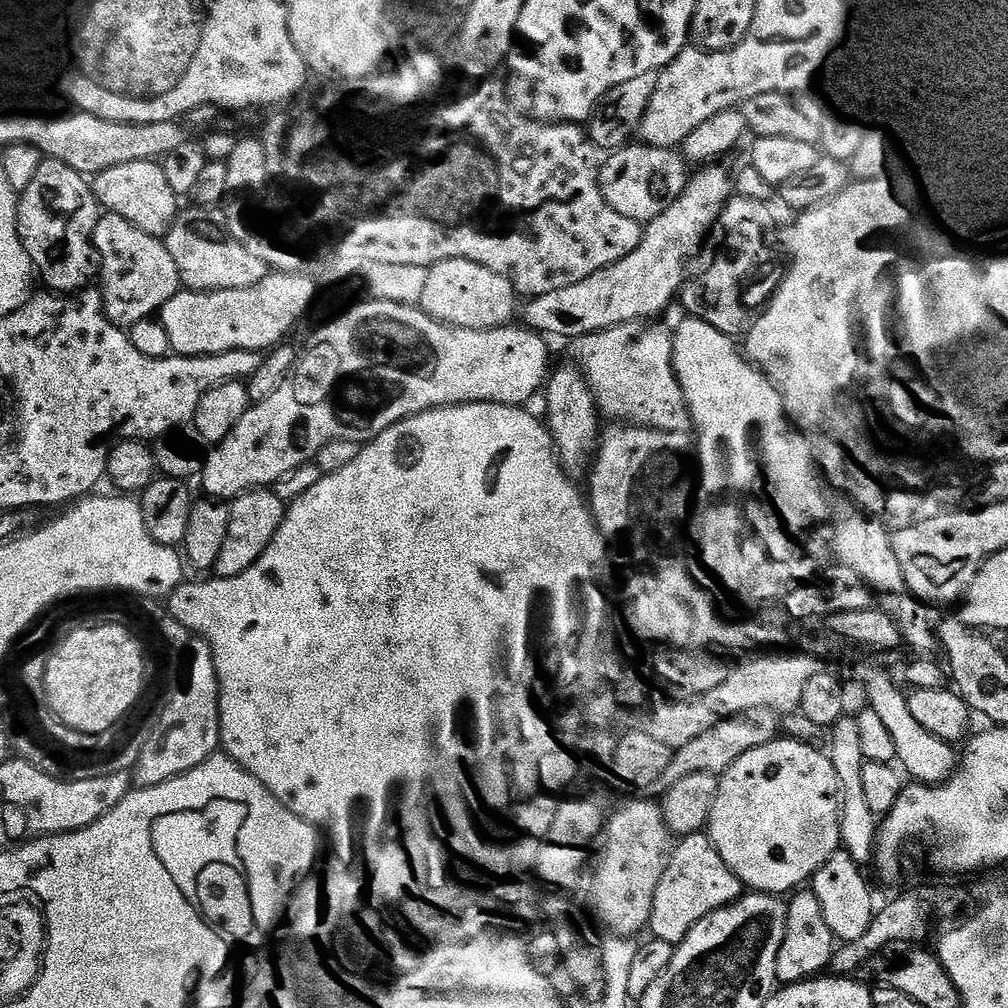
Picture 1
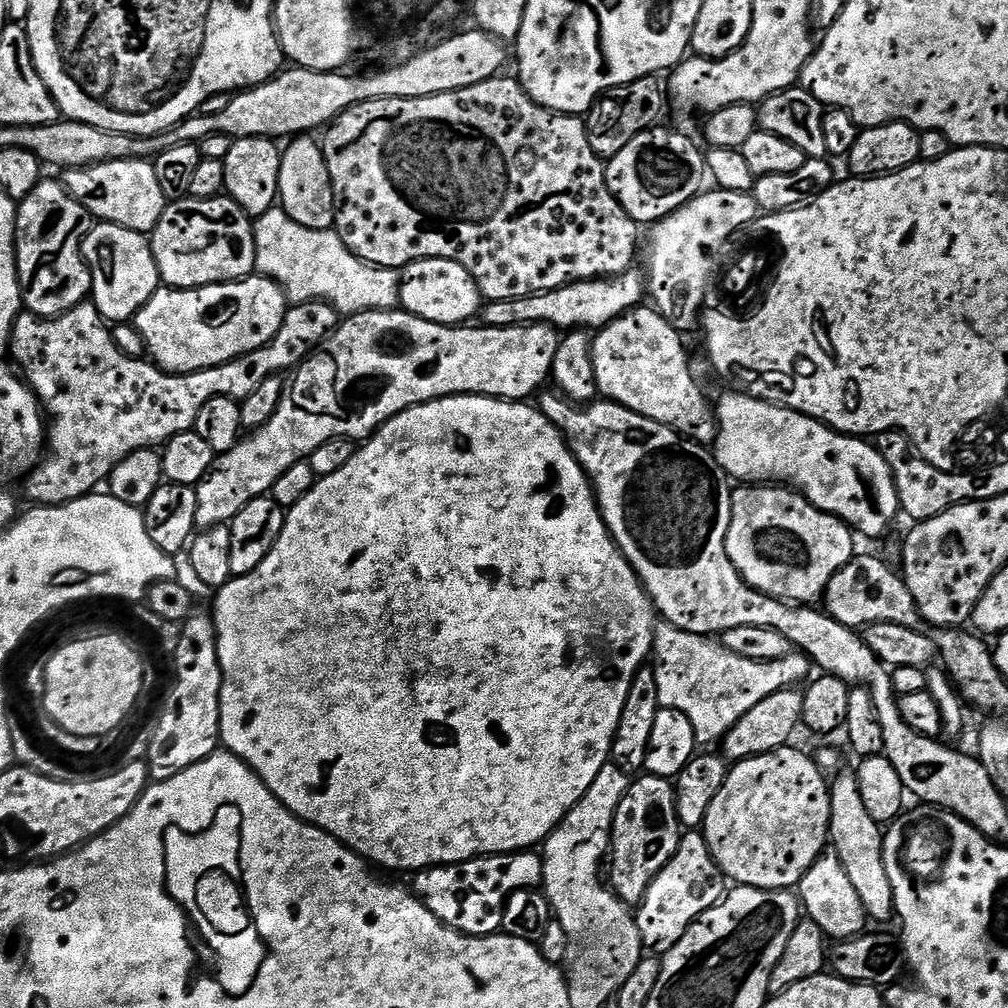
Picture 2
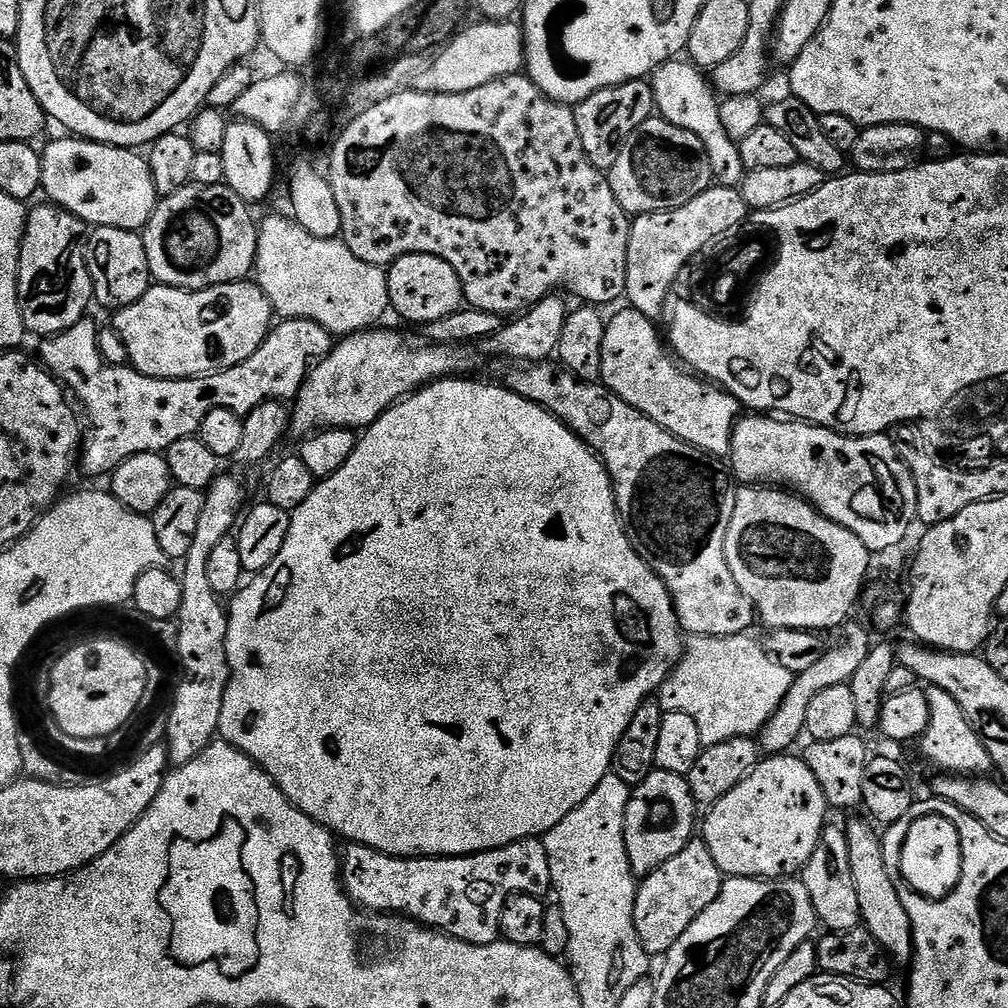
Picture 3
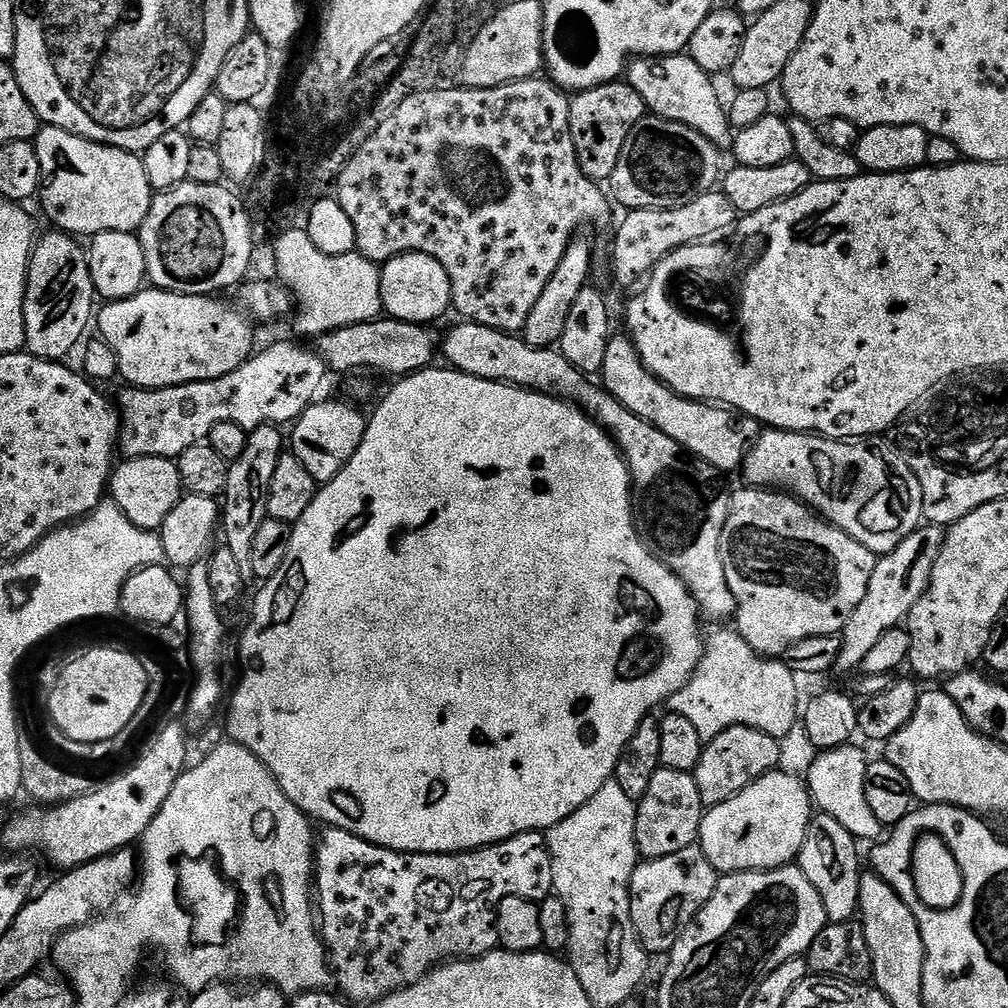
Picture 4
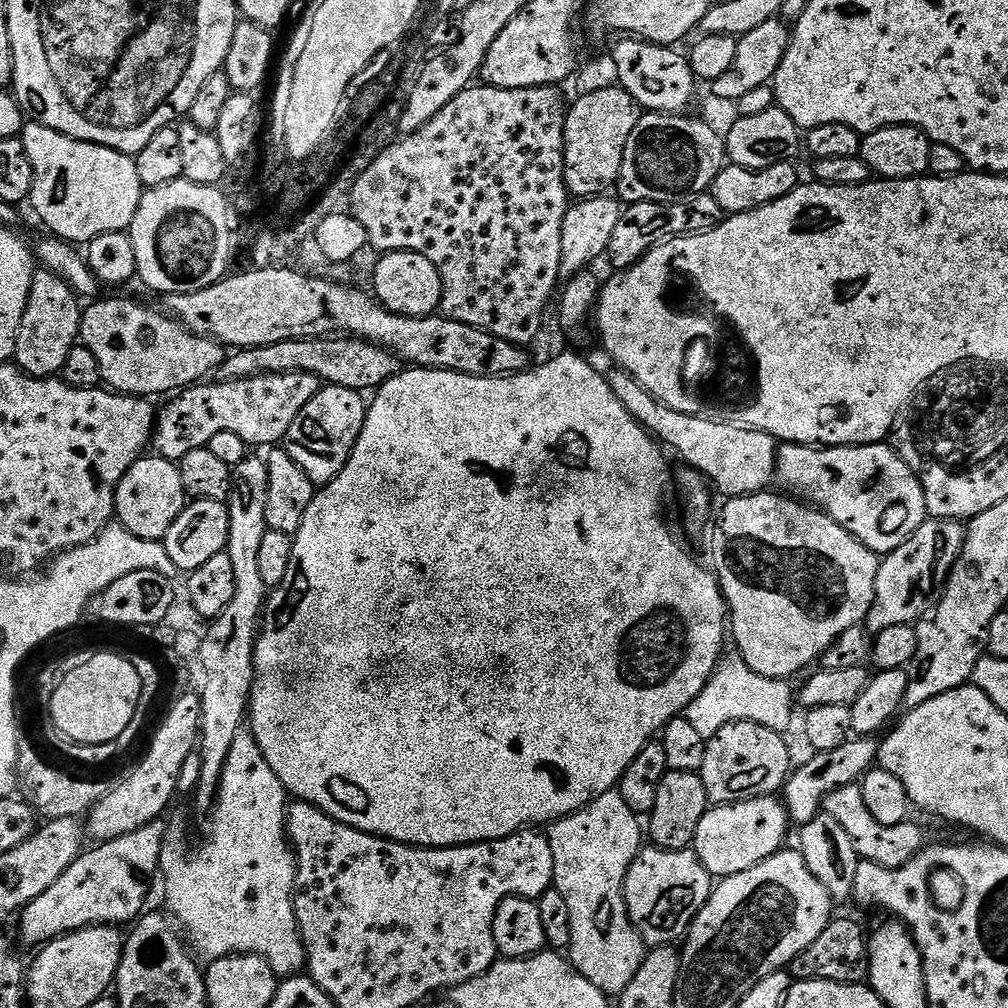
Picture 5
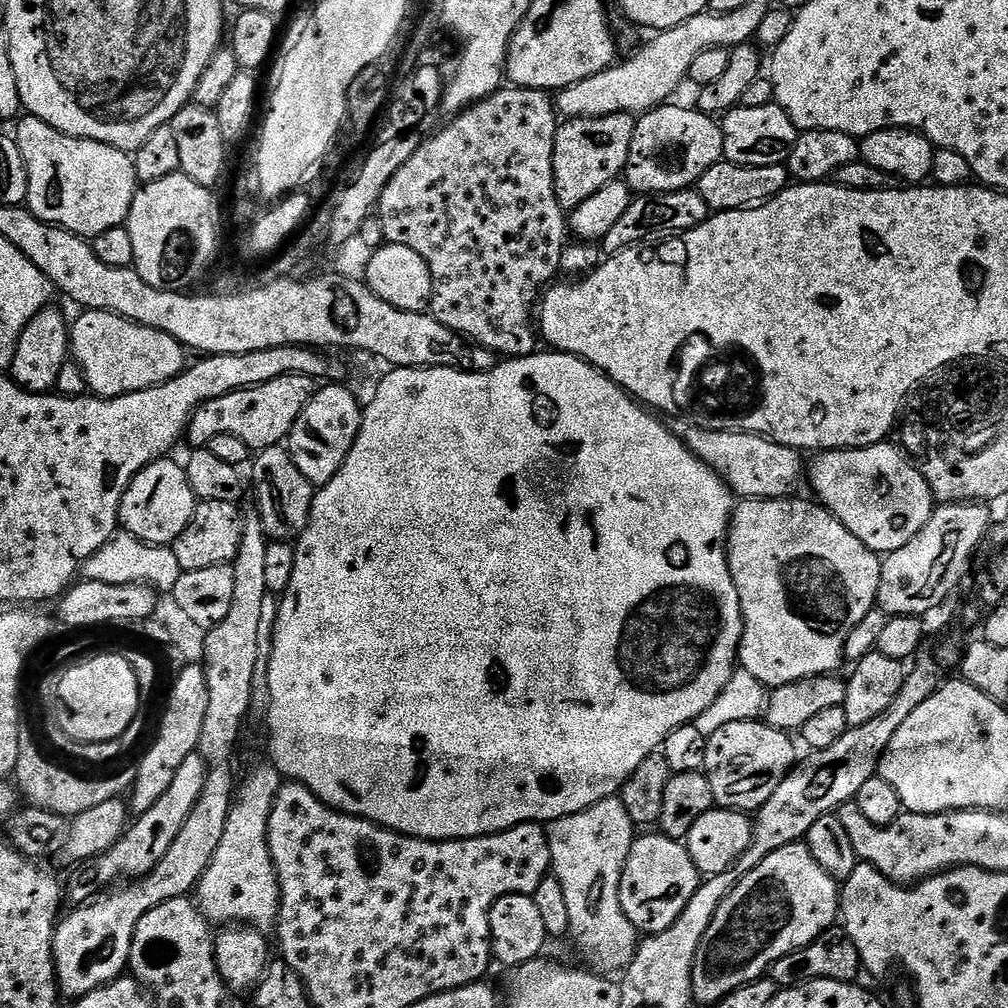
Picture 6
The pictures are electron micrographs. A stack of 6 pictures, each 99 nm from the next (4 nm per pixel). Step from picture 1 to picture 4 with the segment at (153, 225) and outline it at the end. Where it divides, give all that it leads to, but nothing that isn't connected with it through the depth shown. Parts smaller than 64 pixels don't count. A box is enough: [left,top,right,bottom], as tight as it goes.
[34,126,154,238]

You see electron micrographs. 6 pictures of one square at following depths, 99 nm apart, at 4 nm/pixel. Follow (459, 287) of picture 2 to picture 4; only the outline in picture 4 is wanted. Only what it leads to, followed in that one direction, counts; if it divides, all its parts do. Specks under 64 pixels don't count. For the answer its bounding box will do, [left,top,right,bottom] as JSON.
[380,252,452,324]

